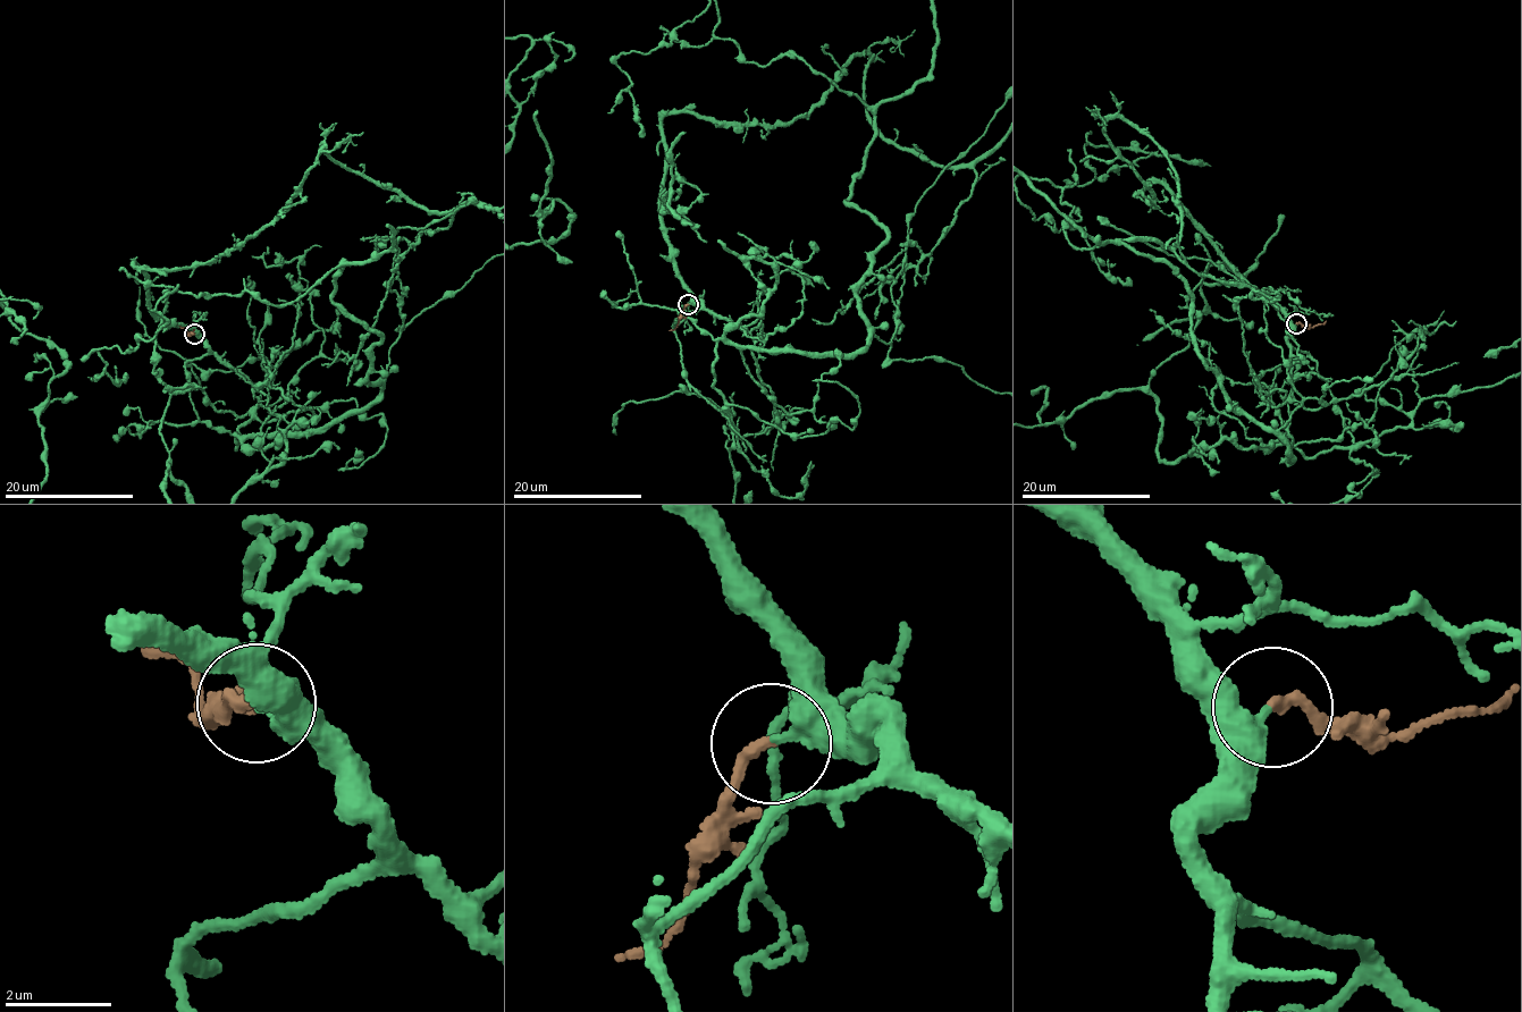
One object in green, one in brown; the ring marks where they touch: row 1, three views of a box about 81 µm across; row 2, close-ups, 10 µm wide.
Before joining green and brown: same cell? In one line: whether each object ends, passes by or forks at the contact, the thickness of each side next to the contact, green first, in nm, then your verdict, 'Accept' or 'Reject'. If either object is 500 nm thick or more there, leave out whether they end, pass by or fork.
At the ring green ends. At the ring brown ends. Thickness 300 nm (green) against 220 nm. Accept

